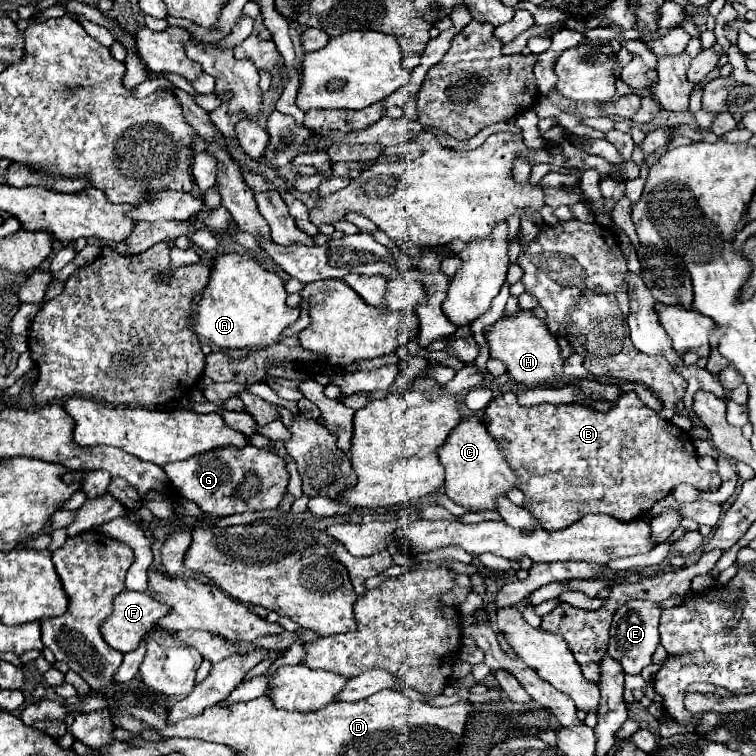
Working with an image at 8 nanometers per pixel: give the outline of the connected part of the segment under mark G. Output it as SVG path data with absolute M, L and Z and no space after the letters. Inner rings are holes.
M246 444L244 448L216 448L212 452L204 452L202 456L192 456L184 462L166 464L164 472L168 480L172 480L172 488L176 492L200 506L202 512L214 514L214 516L230 516L230 514L242 514L242 512L258 512L258 510L272 510L280 504L282 496L286 494L288 486L288 470L284 468L284 460L276 454L270 454L268 448L256 448L252 444ZM246 472L254 472L254 476L260 480L260 488L256 496L248 496L248 500L240 500L236 496L236 488L244 482Z

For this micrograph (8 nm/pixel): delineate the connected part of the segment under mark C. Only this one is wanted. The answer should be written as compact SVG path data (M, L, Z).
M476 416L460 420L460 424L444 440L442 448L438 448L438 458L446 470L446 496L456 504L474 508L476 512L494 510L494 500L506 496L506 492L516 486L516 474L510 470L504 456L500 454L498 442L488 434L484 422Z

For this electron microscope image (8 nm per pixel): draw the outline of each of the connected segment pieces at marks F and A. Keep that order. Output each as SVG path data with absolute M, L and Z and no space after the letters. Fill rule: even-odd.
M122 590L112 602L112 616L104 620L100 632L104 640L118 652L126 654L138 648L146 632L156 626L156 620L168 614L168 606L144 592Z
M216 254L212 260L208 284L192 314L194 332L216 348L268 348L278 344L284 328L294 324L300 316L300 310L286 306L286 290L280 276L264 270L248 254Z

